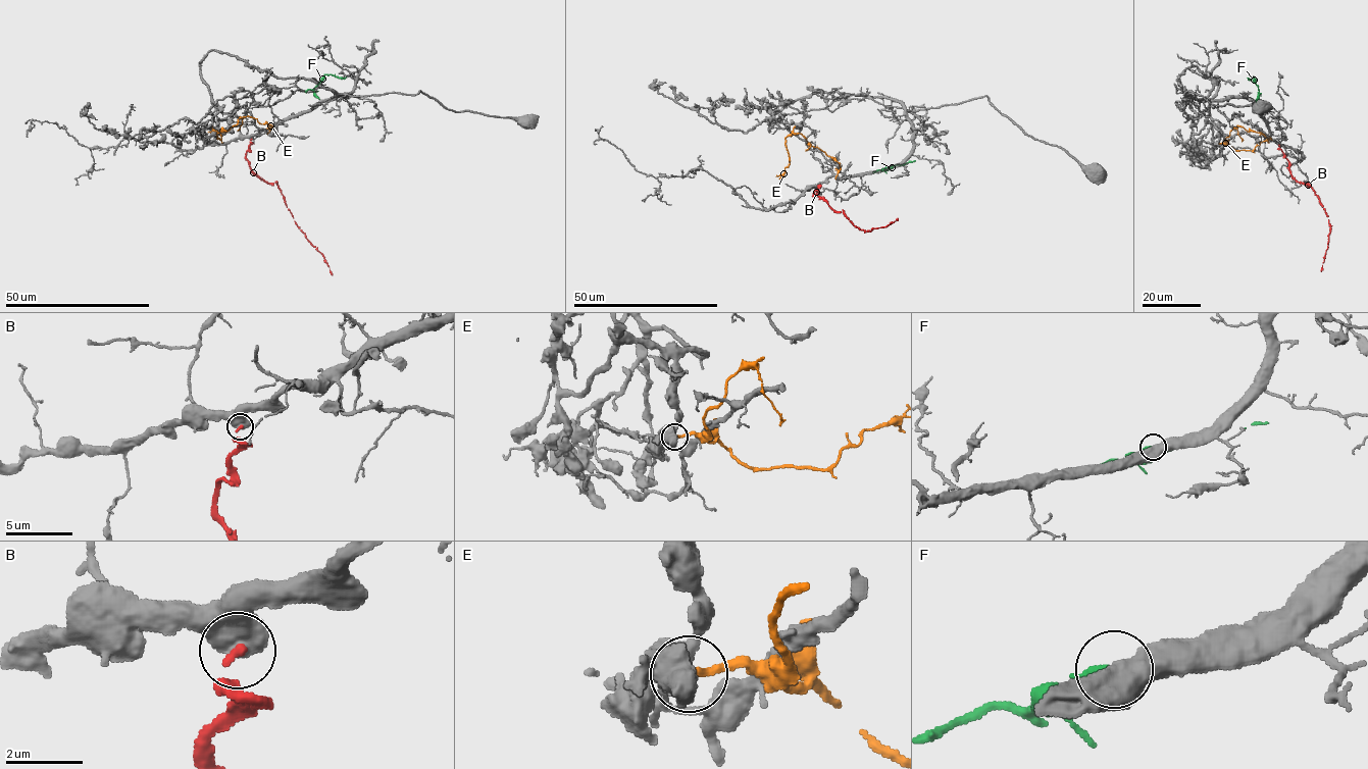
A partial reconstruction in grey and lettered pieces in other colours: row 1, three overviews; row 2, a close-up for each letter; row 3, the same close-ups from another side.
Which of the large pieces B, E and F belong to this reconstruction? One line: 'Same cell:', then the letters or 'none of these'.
Same cell: F

